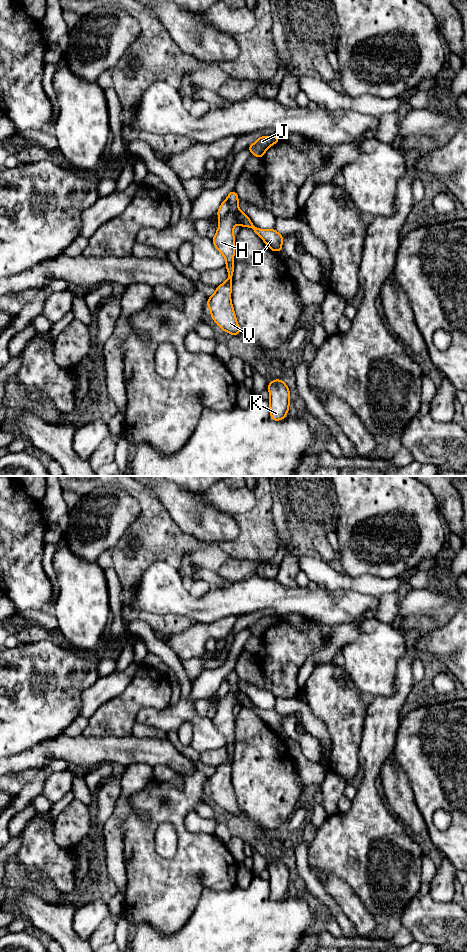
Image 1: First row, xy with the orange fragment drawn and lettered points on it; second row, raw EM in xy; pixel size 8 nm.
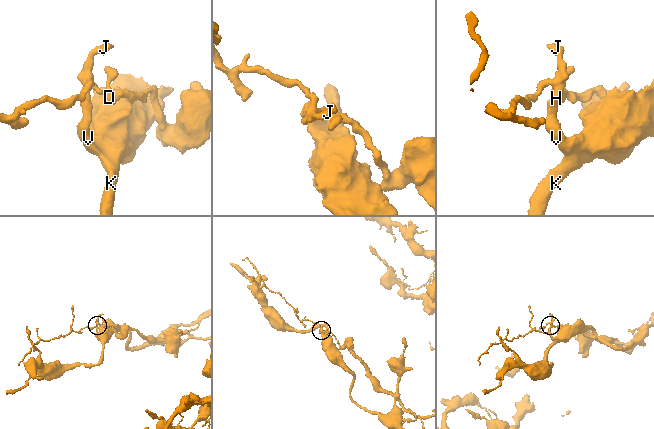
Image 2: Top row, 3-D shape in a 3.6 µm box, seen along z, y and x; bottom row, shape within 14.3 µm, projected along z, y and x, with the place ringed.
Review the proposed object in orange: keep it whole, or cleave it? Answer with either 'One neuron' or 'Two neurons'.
Two neurons

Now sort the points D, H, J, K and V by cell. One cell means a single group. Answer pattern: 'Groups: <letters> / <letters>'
Groups: D J / H K V

